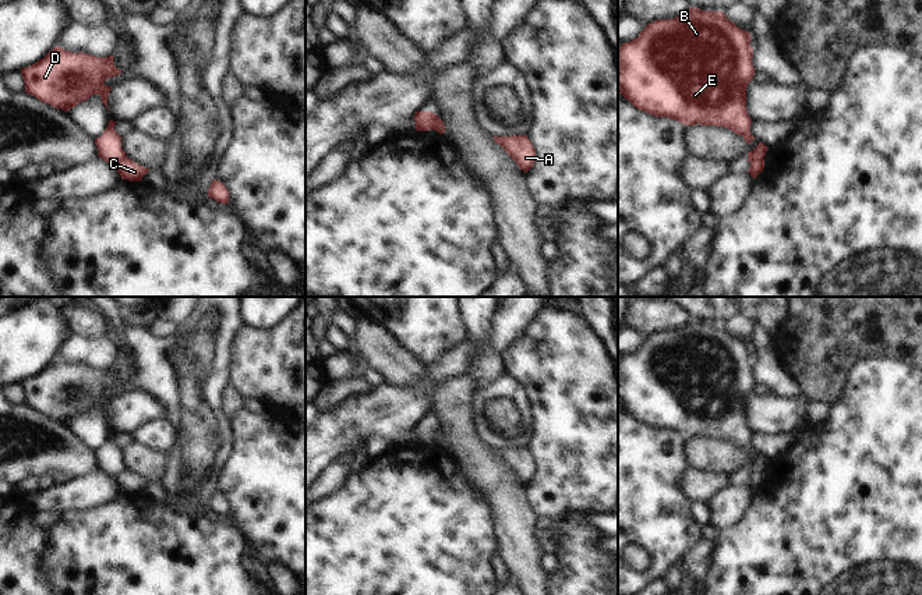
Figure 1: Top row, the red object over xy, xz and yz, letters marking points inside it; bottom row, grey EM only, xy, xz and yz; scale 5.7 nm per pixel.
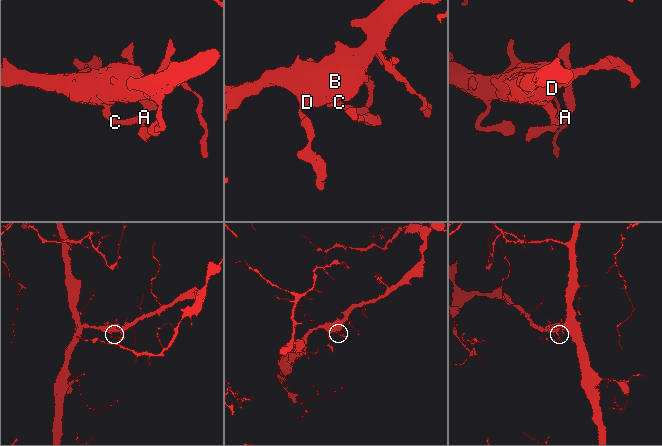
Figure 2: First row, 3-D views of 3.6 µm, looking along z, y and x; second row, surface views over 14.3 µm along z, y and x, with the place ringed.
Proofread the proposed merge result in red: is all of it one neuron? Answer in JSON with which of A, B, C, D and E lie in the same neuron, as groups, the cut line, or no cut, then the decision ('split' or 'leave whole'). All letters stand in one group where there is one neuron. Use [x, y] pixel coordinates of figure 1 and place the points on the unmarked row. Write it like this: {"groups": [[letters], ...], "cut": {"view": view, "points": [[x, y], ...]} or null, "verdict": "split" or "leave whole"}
{"groups": [["A", "C"], ["B", "D", "E"]], "cut": {"view": "xz", "points": [[437, 428], [431, 441]]}, "verdict": "split"}

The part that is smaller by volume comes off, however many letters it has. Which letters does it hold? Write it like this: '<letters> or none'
A, C

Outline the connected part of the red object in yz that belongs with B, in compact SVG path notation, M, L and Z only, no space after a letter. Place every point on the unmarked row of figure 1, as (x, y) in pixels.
M689 320L683 327L657 332L632 354L618 361L618 404L636 421L656 429L668 429L683 438L725 439L745 450L750 457L756 451L750 445L752 432L746 422L746 399L753 393L752 348L731 334L723 323Z

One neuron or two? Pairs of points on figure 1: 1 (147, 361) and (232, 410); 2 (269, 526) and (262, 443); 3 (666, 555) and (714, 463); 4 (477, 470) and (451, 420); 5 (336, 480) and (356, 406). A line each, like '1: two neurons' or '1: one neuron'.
1: two neurons
2: one neuron
3: two neurons
4: one neuron
5: two neurons

